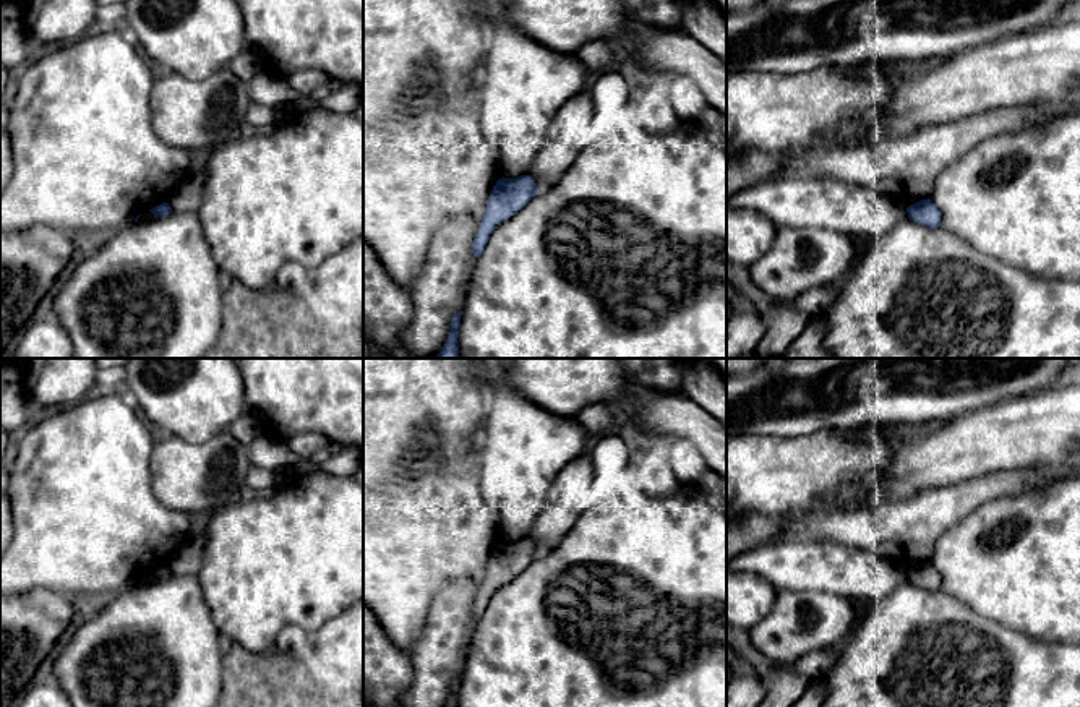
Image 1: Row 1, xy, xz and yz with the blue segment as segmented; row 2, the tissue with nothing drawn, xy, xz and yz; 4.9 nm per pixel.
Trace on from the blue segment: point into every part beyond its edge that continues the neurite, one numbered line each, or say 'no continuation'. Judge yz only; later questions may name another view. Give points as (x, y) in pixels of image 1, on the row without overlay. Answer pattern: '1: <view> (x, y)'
no continuation

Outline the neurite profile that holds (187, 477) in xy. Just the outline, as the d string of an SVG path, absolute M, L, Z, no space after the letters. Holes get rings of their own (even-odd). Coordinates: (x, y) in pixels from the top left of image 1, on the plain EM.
M229 431L199 444L159 433L149 462L157 499L190 516L240 501L250 467L248 448Z

